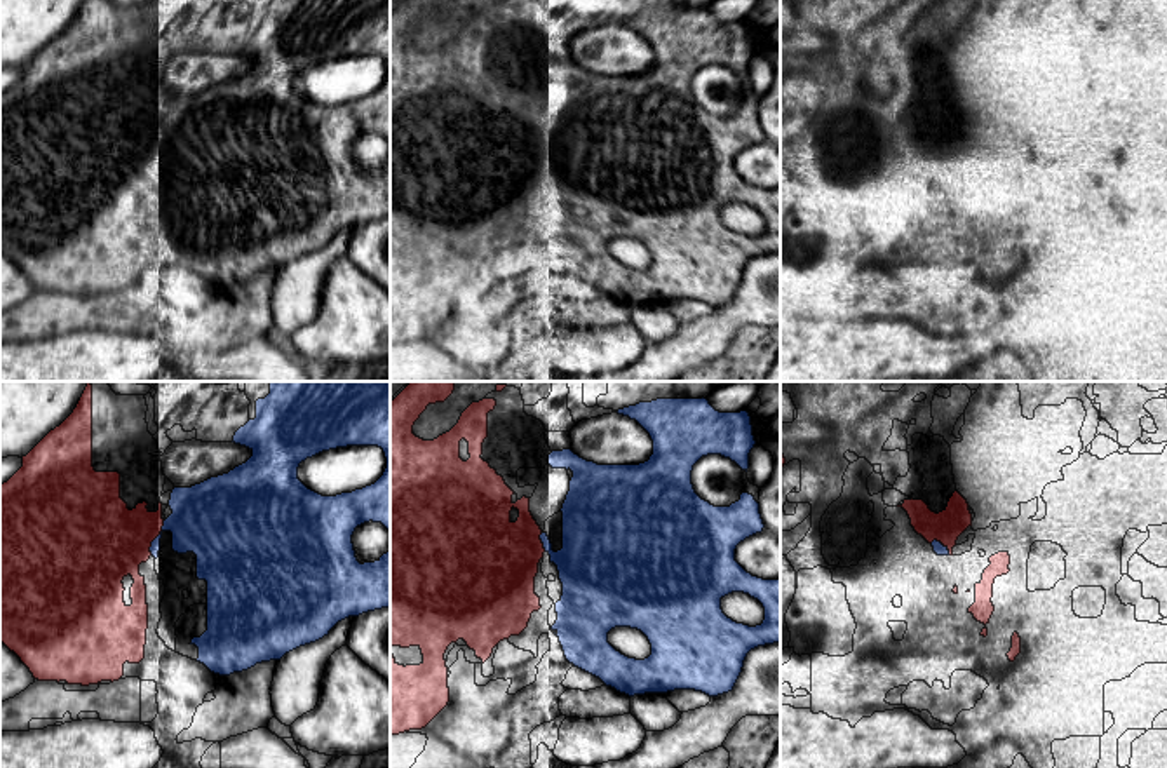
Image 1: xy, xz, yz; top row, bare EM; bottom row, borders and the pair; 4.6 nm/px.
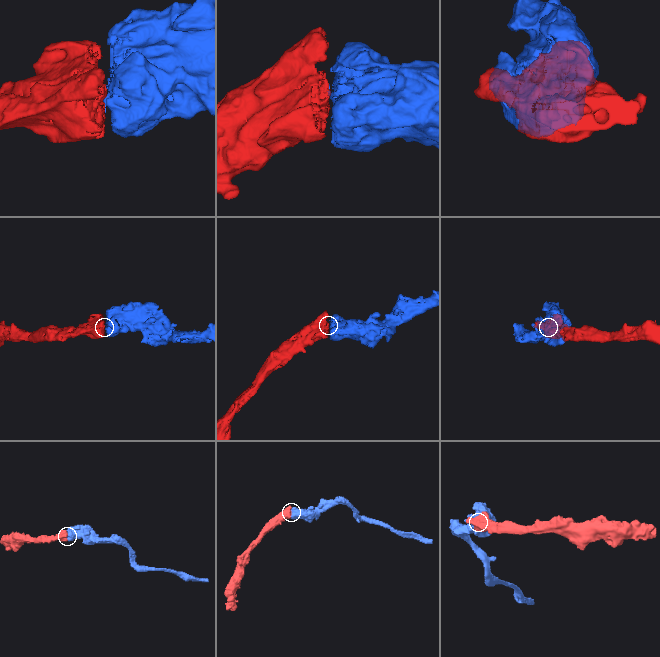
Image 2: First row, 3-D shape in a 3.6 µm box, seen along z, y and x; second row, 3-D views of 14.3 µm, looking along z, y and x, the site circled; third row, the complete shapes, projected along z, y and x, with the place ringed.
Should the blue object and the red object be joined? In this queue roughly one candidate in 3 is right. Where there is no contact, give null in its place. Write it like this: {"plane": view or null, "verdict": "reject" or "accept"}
{"plane": "xy", "verdict": "accept"}

